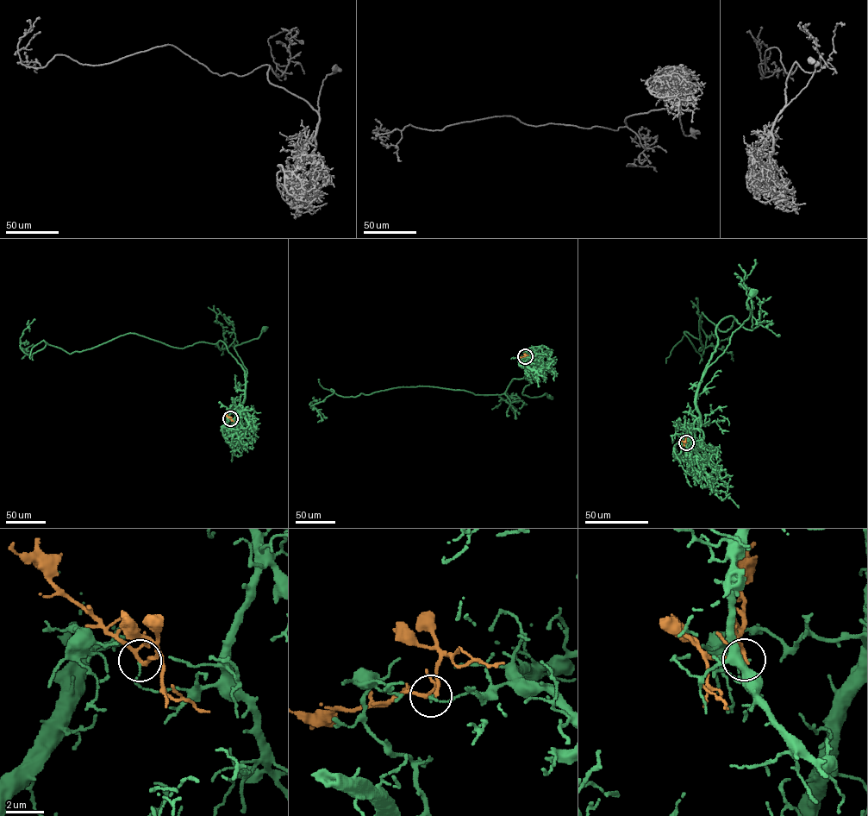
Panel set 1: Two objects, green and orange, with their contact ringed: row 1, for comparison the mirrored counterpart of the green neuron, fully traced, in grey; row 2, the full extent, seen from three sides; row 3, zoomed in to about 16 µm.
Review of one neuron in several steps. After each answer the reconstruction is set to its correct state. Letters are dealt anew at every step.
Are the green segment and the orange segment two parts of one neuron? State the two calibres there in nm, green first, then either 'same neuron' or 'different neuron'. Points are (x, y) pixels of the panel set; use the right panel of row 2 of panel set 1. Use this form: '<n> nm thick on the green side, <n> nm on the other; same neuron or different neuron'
110 nm thick on the green side, 160 nm on the other; different neuron

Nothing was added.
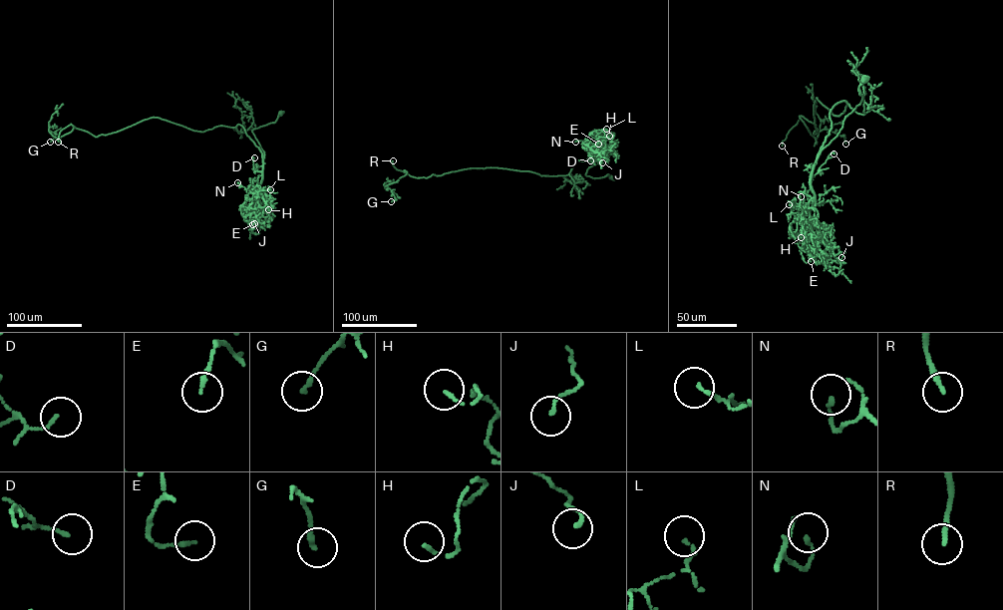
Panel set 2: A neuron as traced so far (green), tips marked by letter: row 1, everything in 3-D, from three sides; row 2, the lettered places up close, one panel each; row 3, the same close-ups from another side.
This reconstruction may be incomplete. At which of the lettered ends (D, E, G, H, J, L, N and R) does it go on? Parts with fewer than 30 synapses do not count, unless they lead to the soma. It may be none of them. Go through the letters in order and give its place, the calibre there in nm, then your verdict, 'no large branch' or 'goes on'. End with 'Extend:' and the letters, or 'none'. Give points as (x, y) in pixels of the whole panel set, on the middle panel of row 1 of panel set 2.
D: place (590, 160); calibre 120 nm; no large branch
E: place (598, 144); calibre 150 nm; no large branch
G: place (391, 201); calibre 180 nm; no large branch
H: place (609, 136); calibre 120 nm; no large branch
J: place (602, 162); calibre 140 nm; no large branch
L: place (606, 129); calibre 120 nm; no large branch
N: place (575, 142); calibre 130 nm; no large branch
R: place (393, 160); calibre 190 nm; goes on
Extend: R

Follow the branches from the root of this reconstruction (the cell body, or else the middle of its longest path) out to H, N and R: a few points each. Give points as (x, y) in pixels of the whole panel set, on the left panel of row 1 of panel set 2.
H: (280, 113), (274, 122), (252, 131), (264, 152), (259, 185), (269, 196), (271, 208), (268, 209)
N: (280, 113), (274, 122), (252, 131), (264, 155), (260, 184), (250, 191), (237, 182)
R: (280, 113), (252, 131), (263, 160), (239, 124), (200, 132), (153, 117), (96, 137), (71, 125), (58, 142)

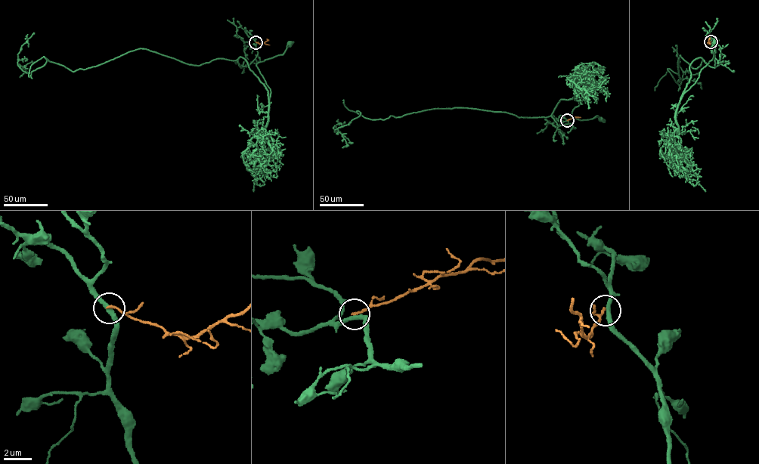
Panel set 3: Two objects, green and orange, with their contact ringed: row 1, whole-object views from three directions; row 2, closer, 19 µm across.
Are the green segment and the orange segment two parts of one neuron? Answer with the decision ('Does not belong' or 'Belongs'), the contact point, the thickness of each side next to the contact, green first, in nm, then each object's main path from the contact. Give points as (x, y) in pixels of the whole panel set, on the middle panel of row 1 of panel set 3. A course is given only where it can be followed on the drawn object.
Does not belong. Place: (567, 120). Thickness 320 nm (green) against 190 nm. Course of green: (567, 120), (571, 124), (558, 125), (552, 116), (554, 108), (584, 85), (585, 95), (571, 116), (600, 119). Course of orange: (567, 120), (577, 118)

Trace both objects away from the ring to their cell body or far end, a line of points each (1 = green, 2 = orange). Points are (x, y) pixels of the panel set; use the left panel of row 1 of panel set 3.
1: (255, 42), (252, 62), (241, 67), (237, 62), (246, 62), (269, 99), (256, 64), (289, 44)
2: (255, 42), (261, 44), (267, 38)

